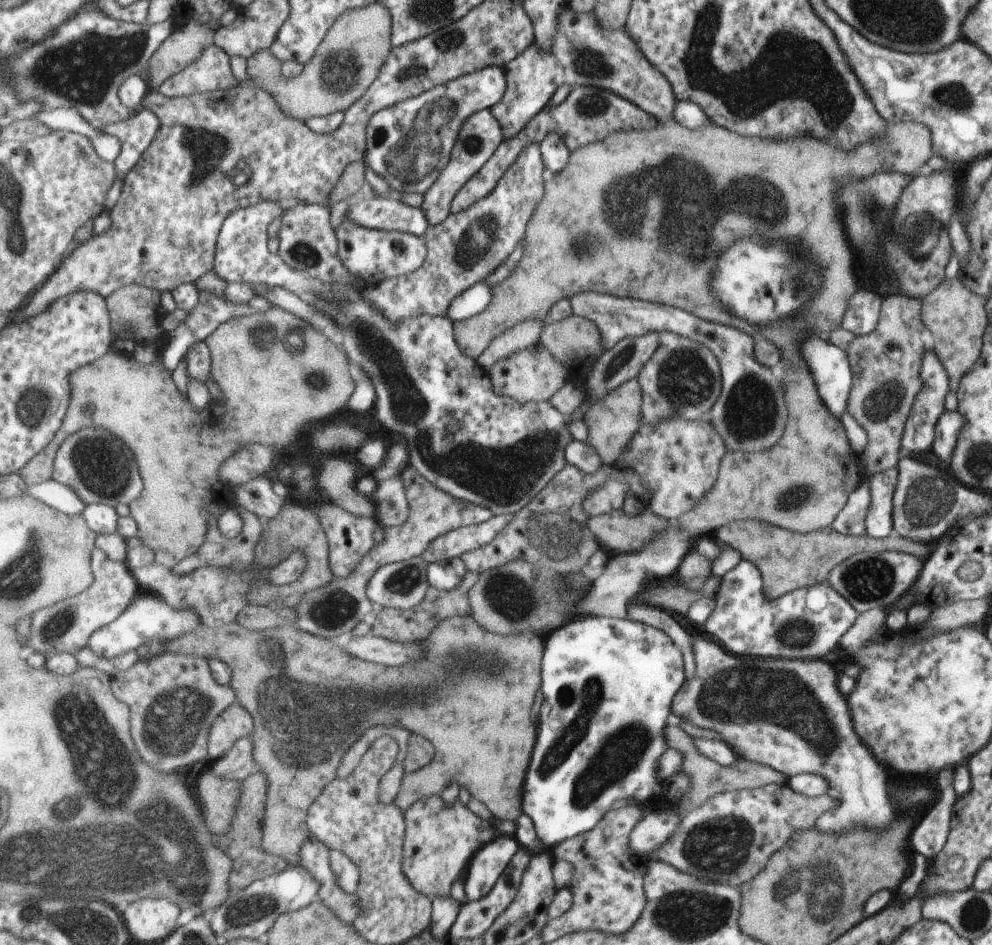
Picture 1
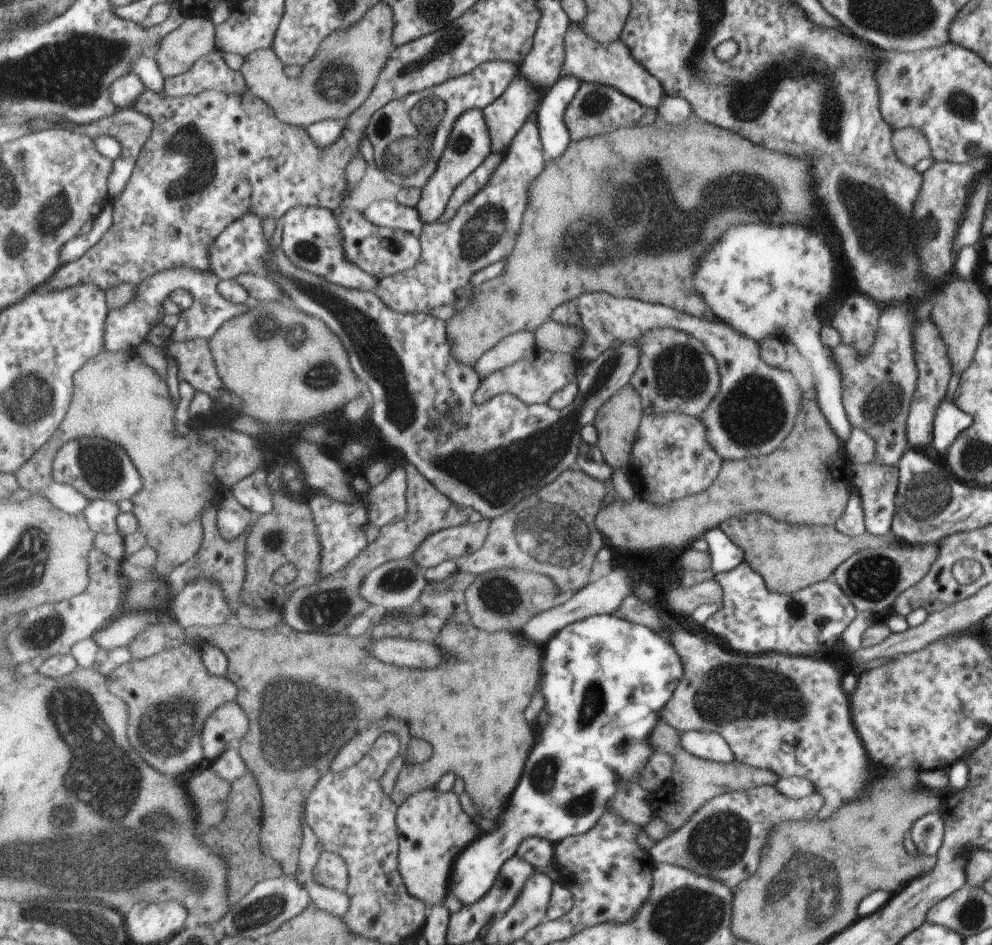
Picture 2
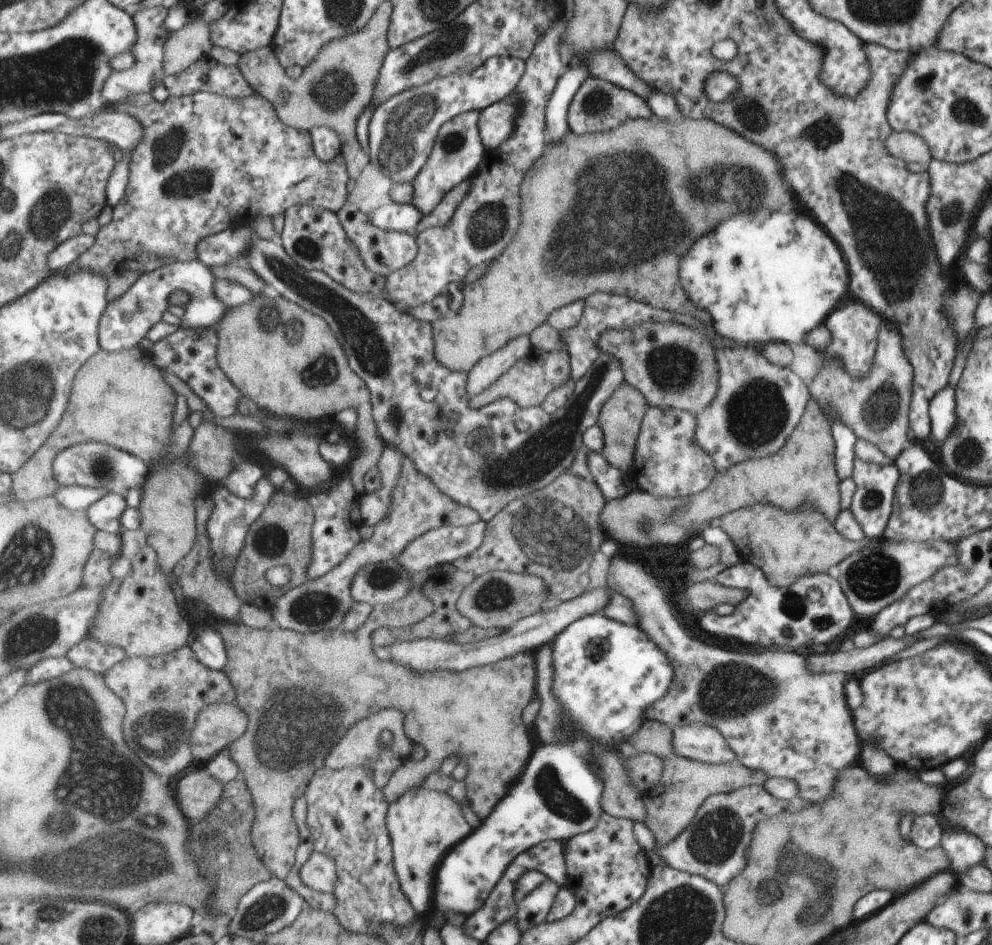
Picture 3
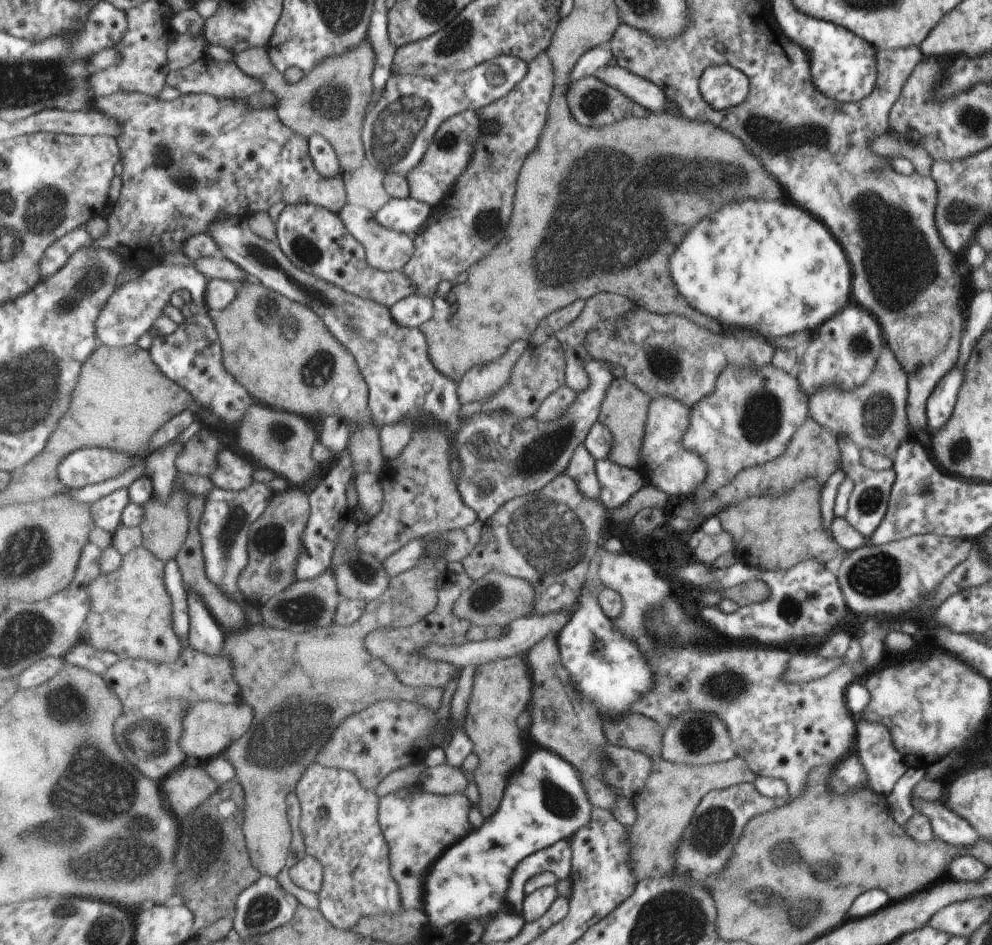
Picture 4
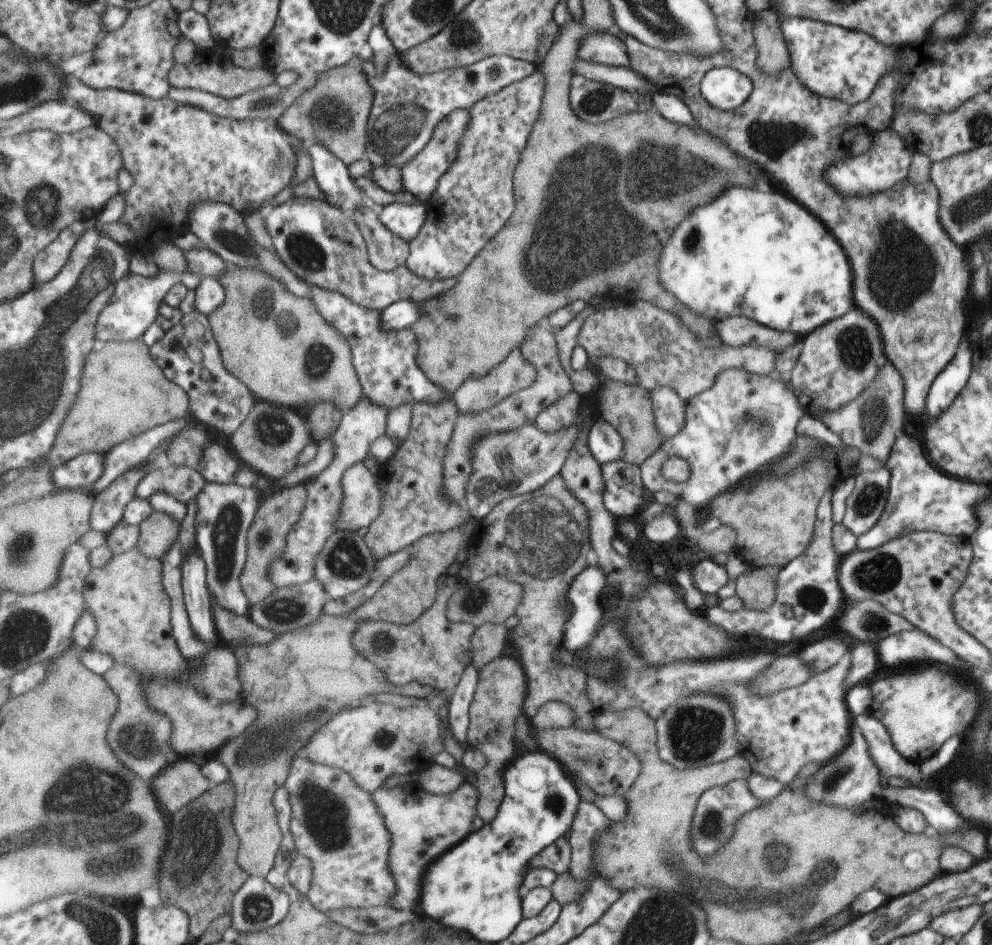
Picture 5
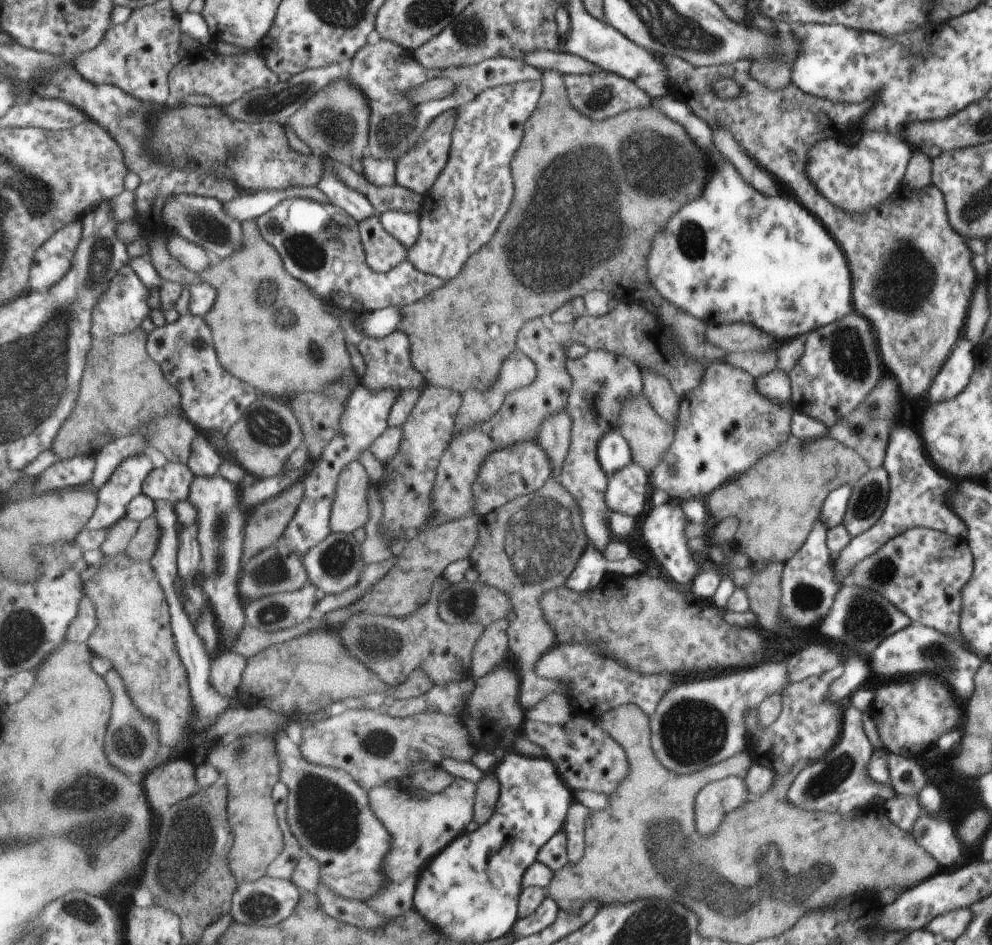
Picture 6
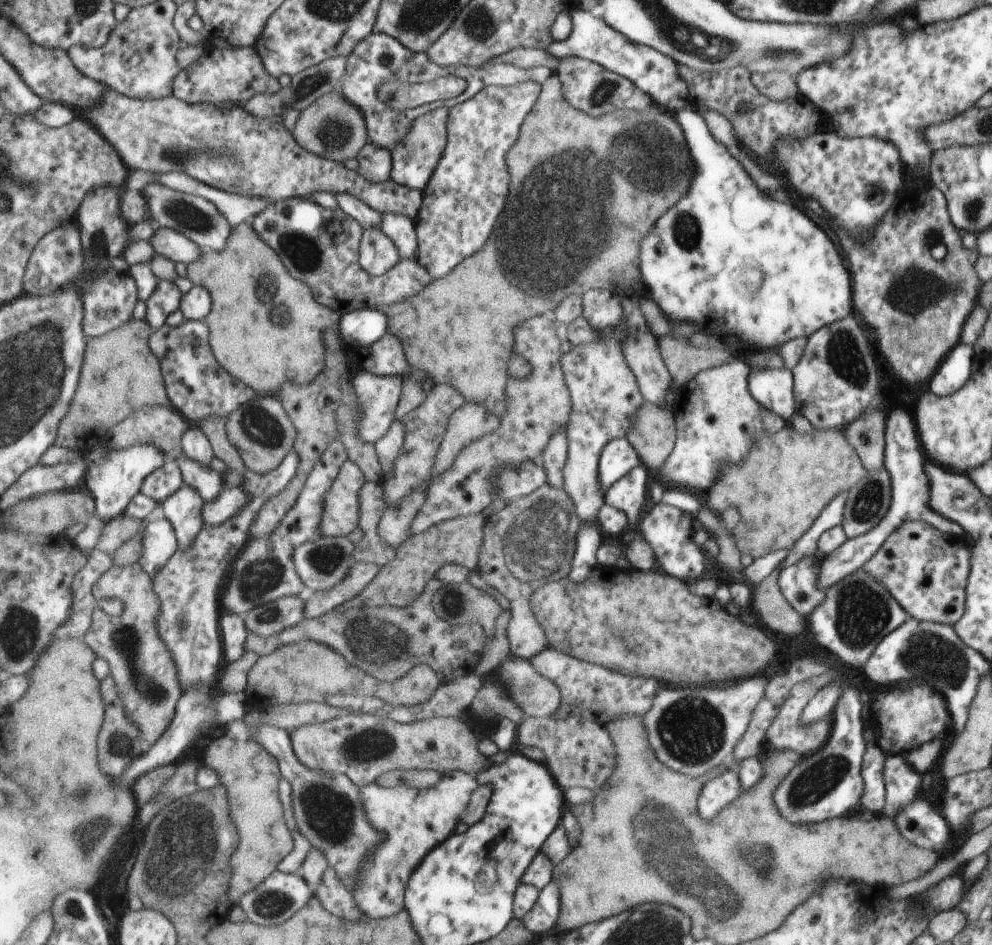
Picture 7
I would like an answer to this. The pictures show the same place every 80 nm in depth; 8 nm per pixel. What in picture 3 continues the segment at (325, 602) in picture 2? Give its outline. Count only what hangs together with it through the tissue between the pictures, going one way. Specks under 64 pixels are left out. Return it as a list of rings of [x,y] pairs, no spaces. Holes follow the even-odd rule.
[[[404,455],[398,485],[391,495],[388,517],[378,522],[370,539],[357,544],[331,572],[316,579],[309,579],[280,596],[271,610],[274,623],[283,629],[293,629],[297,632],[339,628],[343,624],[345,614],[355,603],[350,594],[350,584],[360,568],[397,558],[410,542],[430,530],[444,526],[466,527],[481,520],[481,515],[475,509],[457,503],[453,497],[445,494],[431,477],[417,468],[413,457]]]

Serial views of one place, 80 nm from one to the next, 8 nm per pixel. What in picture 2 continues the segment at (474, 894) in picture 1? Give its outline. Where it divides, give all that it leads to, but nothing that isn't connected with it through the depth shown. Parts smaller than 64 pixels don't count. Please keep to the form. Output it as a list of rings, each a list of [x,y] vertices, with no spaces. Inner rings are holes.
[[[595,615],[566,626],[546,644],[545,652],[541,691],[545,698],[543,709],[552,719],[529,758],[529,768],[525,768],[517,792],[513,793],[509,806],[497,820],[497,828],[479,835],[454,860],[449,896],[452,893],[464,906],[479,903],[492,890],[503,864],[515,857],[525,839],[537,837],[556,845],[569,837],[589,832],[606,813],[608,800],[616,793],[621,781],[640,784],[640,772],[644,771],[644,764],[653,753],[648,734],[659,720],[660,708],[684,674],[676,652],[659,634],[613,615]]]

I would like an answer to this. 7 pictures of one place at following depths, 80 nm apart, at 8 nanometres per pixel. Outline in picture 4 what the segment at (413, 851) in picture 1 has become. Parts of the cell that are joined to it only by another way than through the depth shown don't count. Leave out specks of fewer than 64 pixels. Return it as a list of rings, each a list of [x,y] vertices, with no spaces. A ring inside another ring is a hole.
[[[420,784],[405,787],[400,791],[381,797],[381,824],[389,844],[392,875],[396,878],[400,890],[403,892],[403,910],[413,910],[414,908],[424,910],[421,904],[423,904],[426,894],[429,868],[433,866],[433,862],[445,854],[448,848],[455,846],[473,831],[471,822],[469,822],[469,812],[471,812],[471,800],[465,794],[438,795],[427,792]]]

